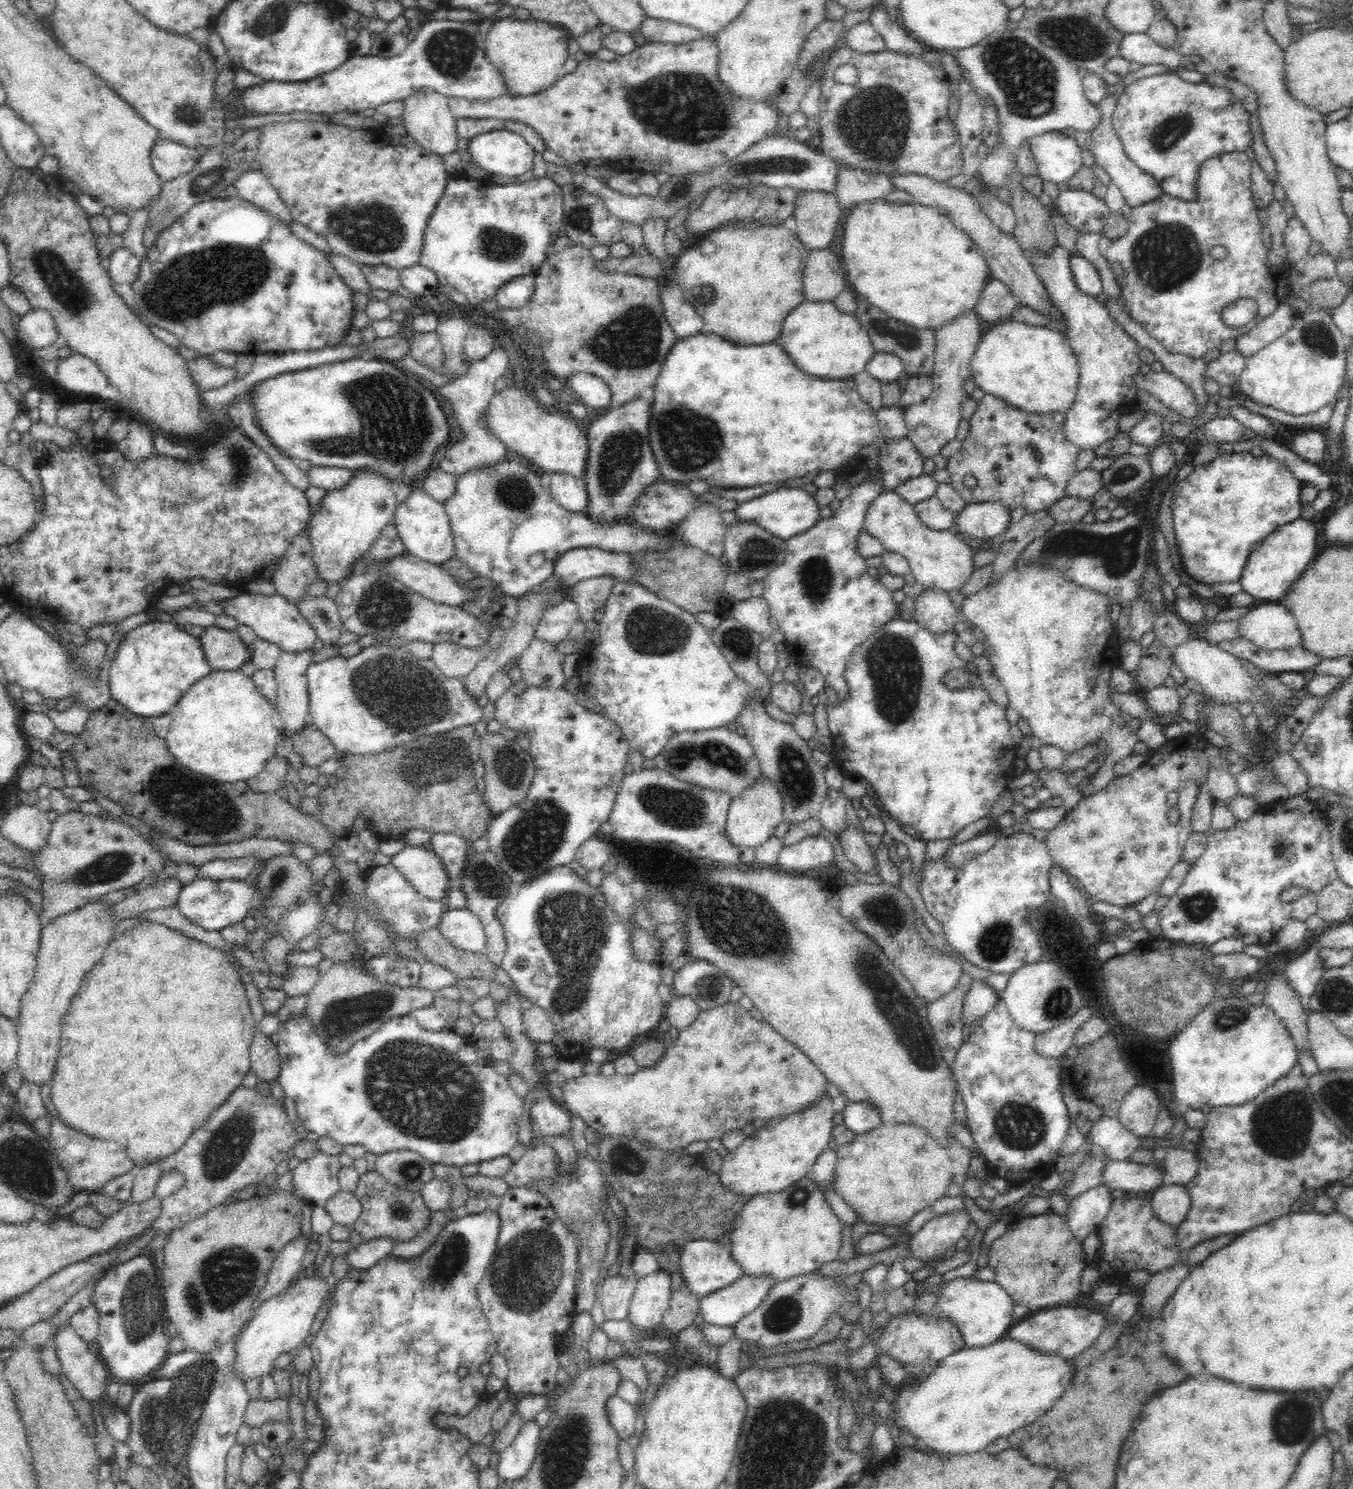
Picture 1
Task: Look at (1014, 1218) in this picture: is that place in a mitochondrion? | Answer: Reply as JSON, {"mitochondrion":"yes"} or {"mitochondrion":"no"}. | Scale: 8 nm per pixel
{"mitochondrion":"no"}

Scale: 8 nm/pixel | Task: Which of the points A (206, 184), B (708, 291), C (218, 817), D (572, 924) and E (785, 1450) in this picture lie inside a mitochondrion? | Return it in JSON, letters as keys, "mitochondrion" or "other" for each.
{"A":"mitochondrion","B":"mitochondrion","C":"mitochondrion","D":"mitochondrion","E":"mitochondrion"}

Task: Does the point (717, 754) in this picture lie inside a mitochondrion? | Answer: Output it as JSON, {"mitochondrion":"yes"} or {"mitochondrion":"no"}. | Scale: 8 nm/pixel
{"mitochondrion":"yes"}

